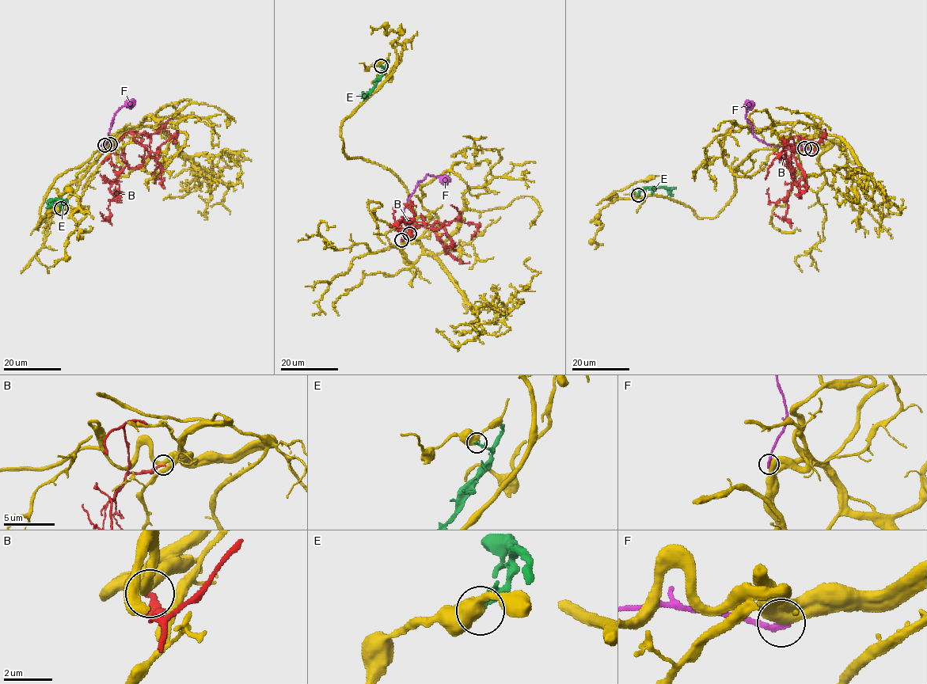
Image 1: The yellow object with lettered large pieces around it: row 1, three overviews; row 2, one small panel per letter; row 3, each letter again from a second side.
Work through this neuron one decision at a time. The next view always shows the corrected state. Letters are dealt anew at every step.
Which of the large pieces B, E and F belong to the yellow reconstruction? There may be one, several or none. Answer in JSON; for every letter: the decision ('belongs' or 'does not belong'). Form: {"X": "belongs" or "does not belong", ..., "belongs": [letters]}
{"B": "does not belong", "E": "does not belong", "F": "does not belong", "belongs": []}

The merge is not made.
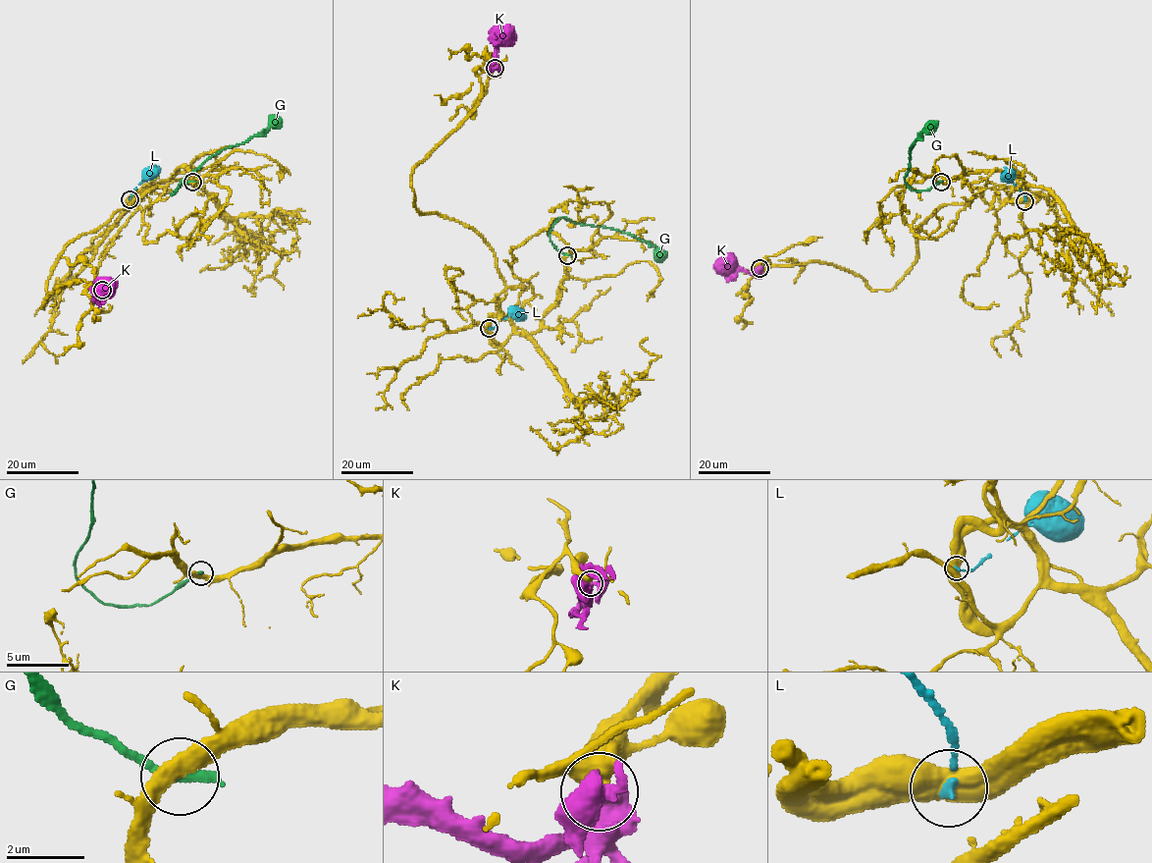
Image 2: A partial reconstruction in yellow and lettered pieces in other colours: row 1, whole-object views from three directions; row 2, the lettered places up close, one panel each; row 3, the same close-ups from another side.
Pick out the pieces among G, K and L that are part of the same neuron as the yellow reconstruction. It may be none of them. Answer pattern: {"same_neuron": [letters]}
{"same_neuron": []}

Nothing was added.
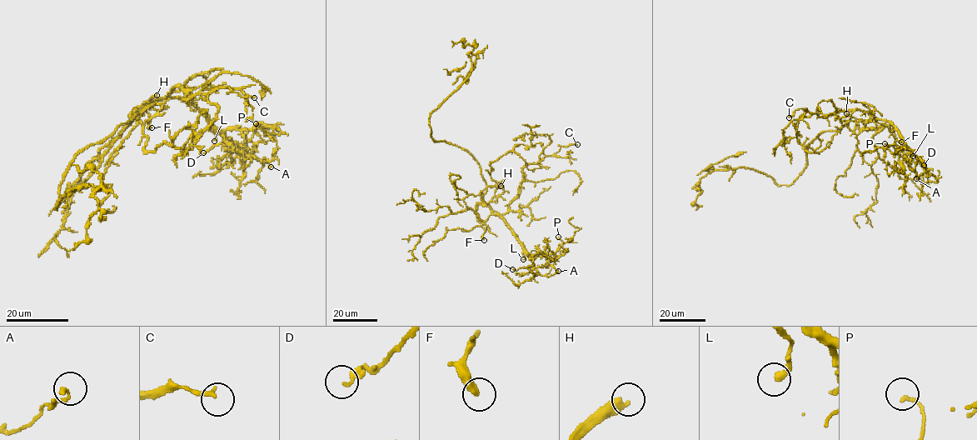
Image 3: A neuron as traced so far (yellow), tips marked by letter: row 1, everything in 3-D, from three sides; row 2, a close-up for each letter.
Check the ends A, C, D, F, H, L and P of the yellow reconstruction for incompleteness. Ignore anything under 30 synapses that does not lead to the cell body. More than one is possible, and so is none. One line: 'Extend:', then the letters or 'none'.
Extend: H

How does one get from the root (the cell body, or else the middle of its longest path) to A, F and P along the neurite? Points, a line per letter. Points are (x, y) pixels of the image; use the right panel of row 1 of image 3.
A: (824, 131), (861, 129), (873, 119), (889, 120), (924, 165), (916, 178)
F: (824, 131), (844, 126), (852, 131), (856, 126), (863, 130), (884, 124), (901, 142)
P: (824, 131), (861, 129), (873, 119), (889, 120), (909, 147), (892, 153), (884, 143)

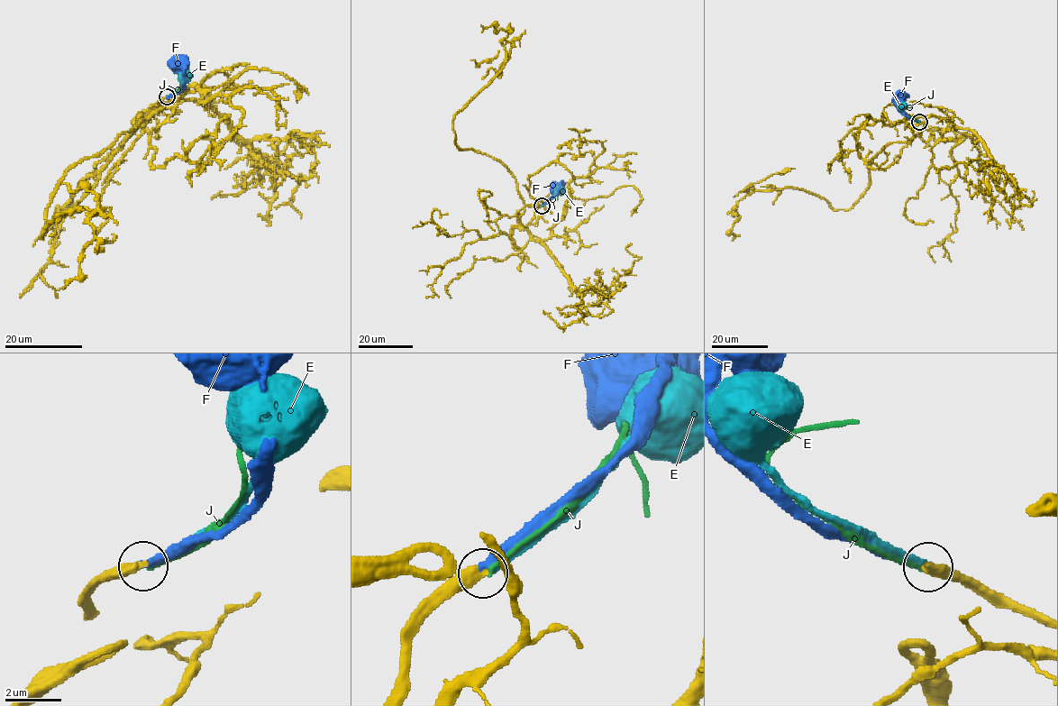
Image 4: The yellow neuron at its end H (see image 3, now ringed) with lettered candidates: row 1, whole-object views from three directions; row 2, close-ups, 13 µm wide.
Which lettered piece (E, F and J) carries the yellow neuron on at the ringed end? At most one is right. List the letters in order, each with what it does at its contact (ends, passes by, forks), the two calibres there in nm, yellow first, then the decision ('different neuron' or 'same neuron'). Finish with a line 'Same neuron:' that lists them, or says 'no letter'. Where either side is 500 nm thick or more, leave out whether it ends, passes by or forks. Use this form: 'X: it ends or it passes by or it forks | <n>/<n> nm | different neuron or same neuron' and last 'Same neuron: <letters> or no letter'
E: it ends | 360/200 nm | different neuron
F: it ends | 440/280 nm | same neuron
J: it ends | 400/190 nm | different neuron
Same neuron: F

